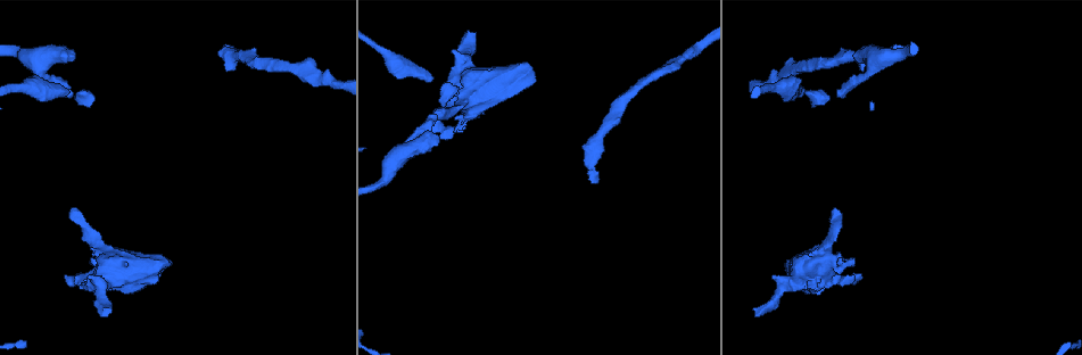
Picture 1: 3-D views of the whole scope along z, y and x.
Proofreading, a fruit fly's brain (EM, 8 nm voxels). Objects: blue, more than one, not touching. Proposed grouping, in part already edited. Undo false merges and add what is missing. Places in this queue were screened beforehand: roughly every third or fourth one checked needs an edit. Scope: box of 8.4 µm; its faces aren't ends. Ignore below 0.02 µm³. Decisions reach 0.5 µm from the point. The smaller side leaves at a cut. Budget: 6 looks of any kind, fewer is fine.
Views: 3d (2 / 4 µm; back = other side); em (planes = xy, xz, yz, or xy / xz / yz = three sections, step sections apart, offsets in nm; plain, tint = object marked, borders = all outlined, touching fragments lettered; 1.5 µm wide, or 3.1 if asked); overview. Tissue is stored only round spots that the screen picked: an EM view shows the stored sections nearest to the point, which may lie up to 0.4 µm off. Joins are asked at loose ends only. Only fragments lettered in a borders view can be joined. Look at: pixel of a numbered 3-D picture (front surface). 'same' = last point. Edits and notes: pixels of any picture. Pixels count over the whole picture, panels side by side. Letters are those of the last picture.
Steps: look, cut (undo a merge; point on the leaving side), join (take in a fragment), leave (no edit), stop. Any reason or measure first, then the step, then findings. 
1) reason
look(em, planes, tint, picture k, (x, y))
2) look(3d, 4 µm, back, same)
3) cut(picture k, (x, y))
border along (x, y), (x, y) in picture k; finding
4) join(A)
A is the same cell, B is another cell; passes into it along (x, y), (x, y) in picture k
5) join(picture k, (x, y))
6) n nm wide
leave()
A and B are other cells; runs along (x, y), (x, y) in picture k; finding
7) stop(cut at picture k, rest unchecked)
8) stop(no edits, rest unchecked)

free end
look(3d, 2 µm, picture 1, (856, 55))

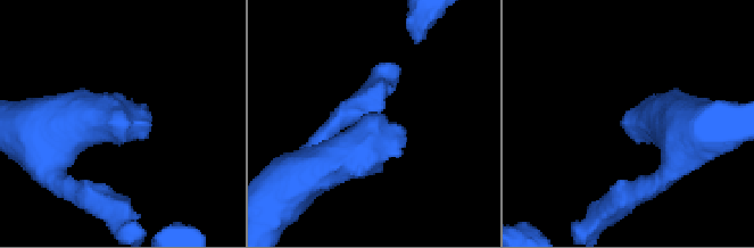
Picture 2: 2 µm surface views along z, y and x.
need the tissue
look(em, planes, borders, picture 2, (398, 124))

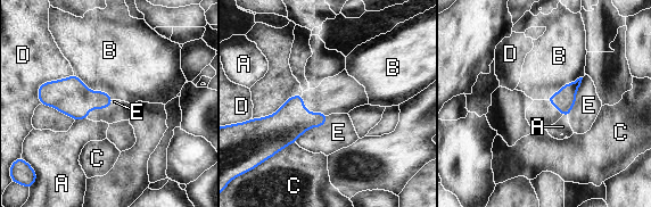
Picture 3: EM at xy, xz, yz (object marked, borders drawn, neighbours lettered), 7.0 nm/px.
B touches over 340 nm
leave()
A, B, C, D and E are other cells; no lettered fragment goes on from it

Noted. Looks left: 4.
branch stops here
look(3d, 2 µm, picture 1, (597, 182))

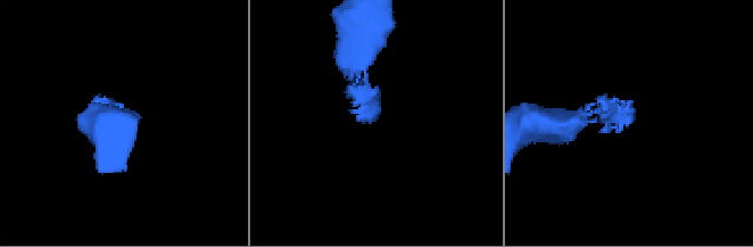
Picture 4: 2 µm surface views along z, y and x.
look(em, planes, borders, picture 4, (628, 122))

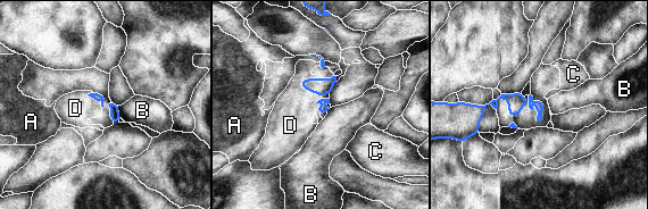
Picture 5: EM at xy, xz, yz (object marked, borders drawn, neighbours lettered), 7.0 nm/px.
join(D)
D is the same cell, A, B and C are other cells; passes into it along (321, 85), (309, 90), (290, 119) in picture 5; it goes on there

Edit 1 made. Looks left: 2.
stop(join at picture 5, rest unchecked)

